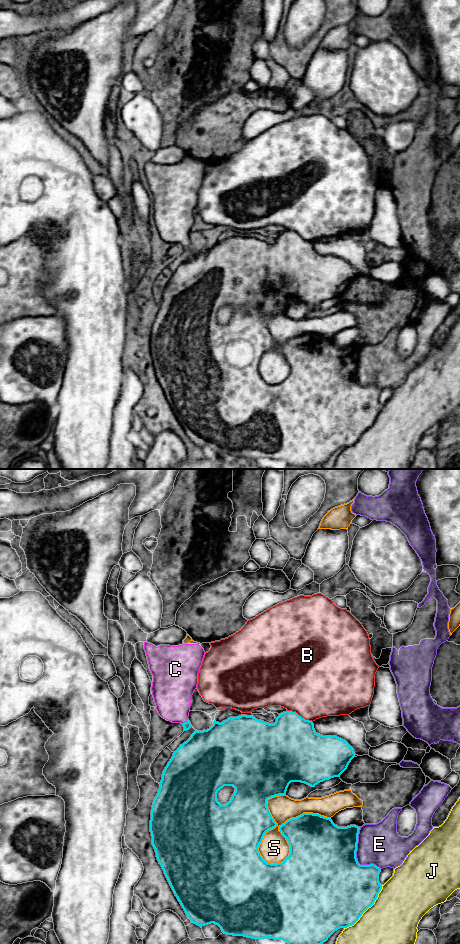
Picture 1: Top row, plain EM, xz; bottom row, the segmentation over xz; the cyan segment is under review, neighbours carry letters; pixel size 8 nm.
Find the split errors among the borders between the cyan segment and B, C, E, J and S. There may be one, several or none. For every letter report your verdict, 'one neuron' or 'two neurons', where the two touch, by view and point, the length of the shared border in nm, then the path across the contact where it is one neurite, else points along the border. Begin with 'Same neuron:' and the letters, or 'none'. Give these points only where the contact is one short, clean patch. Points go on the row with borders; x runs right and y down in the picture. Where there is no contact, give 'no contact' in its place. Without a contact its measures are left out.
Same neuron: C
B: two neurons; meets cyan in xz at (300, 716); contact 220 nm long
C: one neuron; meets cyan in xz at (186, 721); contact 70 nm long; runs through xz (187, 725), (186, 721), (176, 710), (172, 694)
E: two neurons; meets cyan in xz at (355, 856); contact 380 nm long
J: two neurons; meets cyan in xz at (367, 908); contact 460 nm long
S: two neurons; meets cyan in xz at (289, 819); contact 650 nm long

